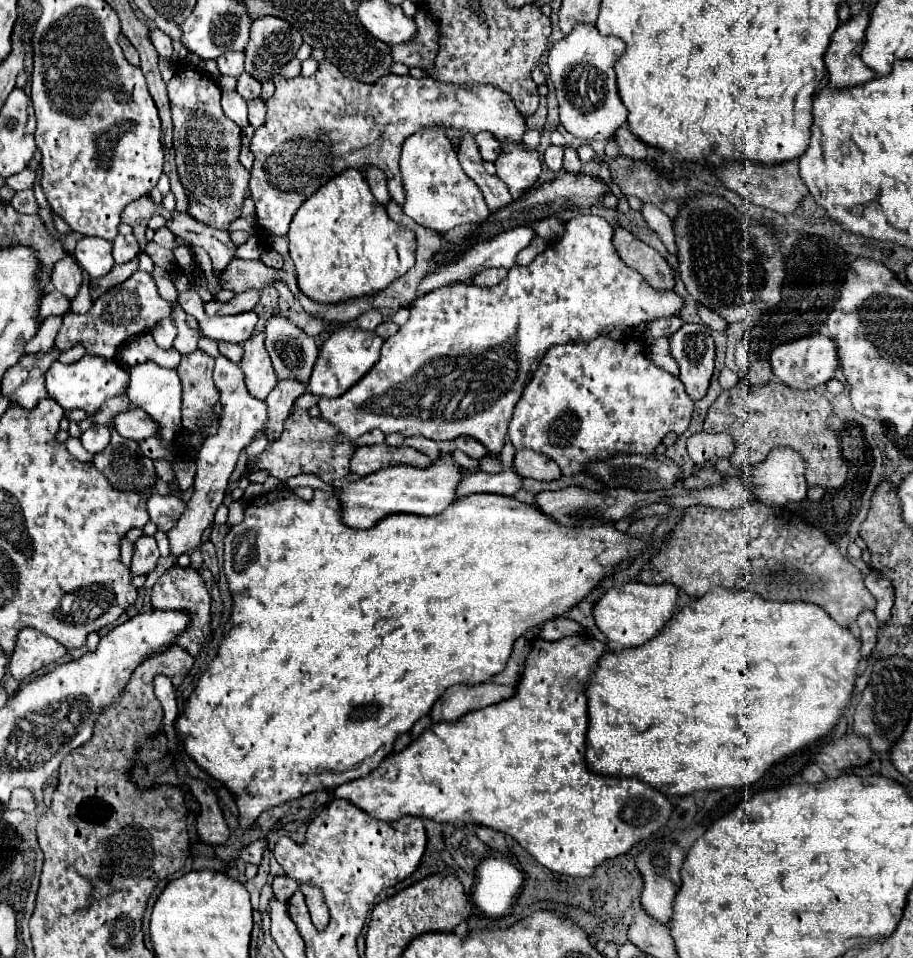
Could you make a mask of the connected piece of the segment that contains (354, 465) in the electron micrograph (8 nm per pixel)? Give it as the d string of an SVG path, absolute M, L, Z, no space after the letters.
M386 443L372 445L372 447L358 447L350 461L352 473L362 475L362 477L370 475L378 469L390 467L390 465L412 465L412 467L426 469L426 467L434 465L434 461L424 453L418 455L418 451L412 447L402 445L398 449L398 447L390 447Z

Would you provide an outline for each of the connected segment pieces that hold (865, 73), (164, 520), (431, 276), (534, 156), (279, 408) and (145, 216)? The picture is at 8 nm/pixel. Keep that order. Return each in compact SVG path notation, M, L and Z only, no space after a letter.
M870 9L860 11L846 23L838 25L824 53L826 69L830 73L830 87L854 87L874 79L874 71L864 65L860 51L864 47L864 33L870 23Z
M152 495L148 499L148 513L150 513L150 519L156 523L156 527L160 531L170 531L170 527L174 527L180 519L184 511L184 503L178 495Z
M518 227L514 231L502 231L502 235L496 235L494 239L486 239L486 243L478 243L478 247L466 247L466 251L462 251L462 259L458 259L458 263L450 263L450 267L438 267L438 271L432 271L422 279L422 283L416 289L416 299L420 295L426 295L426 291L436 291L450 283L468 283L470 285L474 275L478 275L480 271L490 269L490 267L510 269L516 263L518 251L528 247L530 241L534 239L534 235L536 233L530 227Z
M504 143L494 165L496 175L504 181L514 201L534 187L542 171L538 153L528 151L522 143Z
M298 379L278 381L278 385L266 397L266 405L268 405L268 431L266 433L270 433L270 437L278 437L282 433L282 423L286 421L286 415L294 407L294 401L306 391L308 387L300 383Z
M144 195L142 199L136 199L134 203L130 203L130 205L122 211L122 221L128 223L128 225L132 225L141 251L143 251L146 245L144 231L146 231L146 225L148 225L148 221L150 221L152 215L162 215L167 221L171 219L171 213L168 213L162 205L156 205L156 203L150 199L150 195Z

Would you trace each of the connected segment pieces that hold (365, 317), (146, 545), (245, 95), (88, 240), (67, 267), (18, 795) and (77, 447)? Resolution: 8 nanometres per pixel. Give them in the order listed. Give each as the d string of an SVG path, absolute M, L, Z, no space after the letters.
M366 311L358 317L358 325L360 329L366 329L366 331L374 331L380 323L382 323L382 313L380 311Z
M142 535L134 545L134 559L132 559L132 567L130 567L132 575L148 575L150 571L154 571L158 557L160 557L160 553L158 553L156 539Z
M242 73L242 75L238 77L238 87L236 87L236 91L240 93L242 99L252 101L252 99L260 97L260 83L258 83L254 77L250 77L248 73Z
M82 237L76 245L76 259L90 273L90 277L102 277L114 267L112 243L100 237Z
M66 255L64 259L60 259L56 265L54 265L54 271L52 271L52 285L58 293L66 295L68 299L74 299L78 289L80 289L80 283L82 283L82 271L80 267L74 263L74 259L70 255Z
M14 789L8 809L22 809L24 813L32 813L36 809L36 799L32 795L32 791L26 789Z
M69 436L65 445L68 451L79 461L86 462L91 460L92 455L84 449L79 438Z

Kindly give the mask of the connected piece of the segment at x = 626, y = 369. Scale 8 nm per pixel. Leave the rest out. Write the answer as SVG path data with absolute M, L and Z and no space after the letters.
M606 335L588 343L552 347L514 409L514 419L508 427L510 443L516 449L532 449L548 455L558 463L562 475L576 475L586 471L588 463L596 459L608 459L614 453L654 453L668 433L682 435L690 425L694 403L680 379L646 359L644 349L642 339L612 341Z

